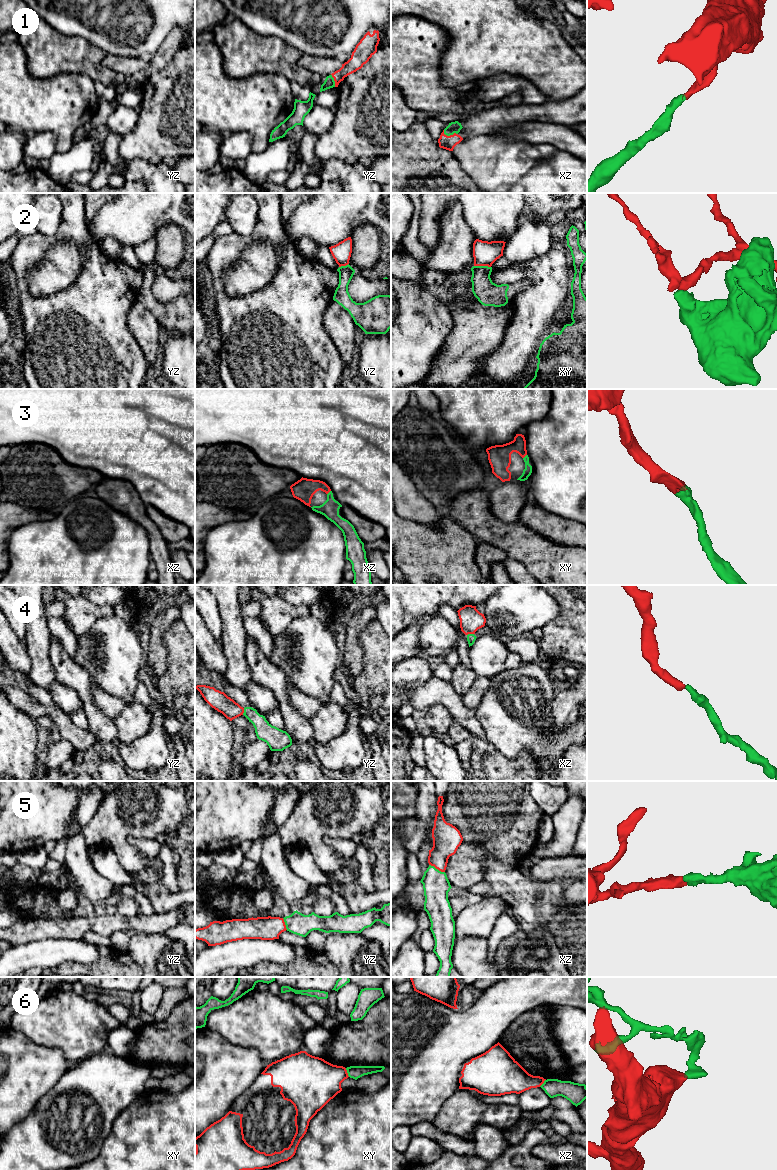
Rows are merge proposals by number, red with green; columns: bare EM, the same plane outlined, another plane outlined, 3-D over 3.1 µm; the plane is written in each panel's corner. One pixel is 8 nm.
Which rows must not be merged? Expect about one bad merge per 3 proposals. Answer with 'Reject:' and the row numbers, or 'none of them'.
Reject: 2, 6

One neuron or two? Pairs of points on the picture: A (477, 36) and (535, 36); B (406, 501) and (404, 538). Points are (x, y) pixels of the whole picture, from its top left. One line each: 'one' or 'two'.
A: one
B: two

